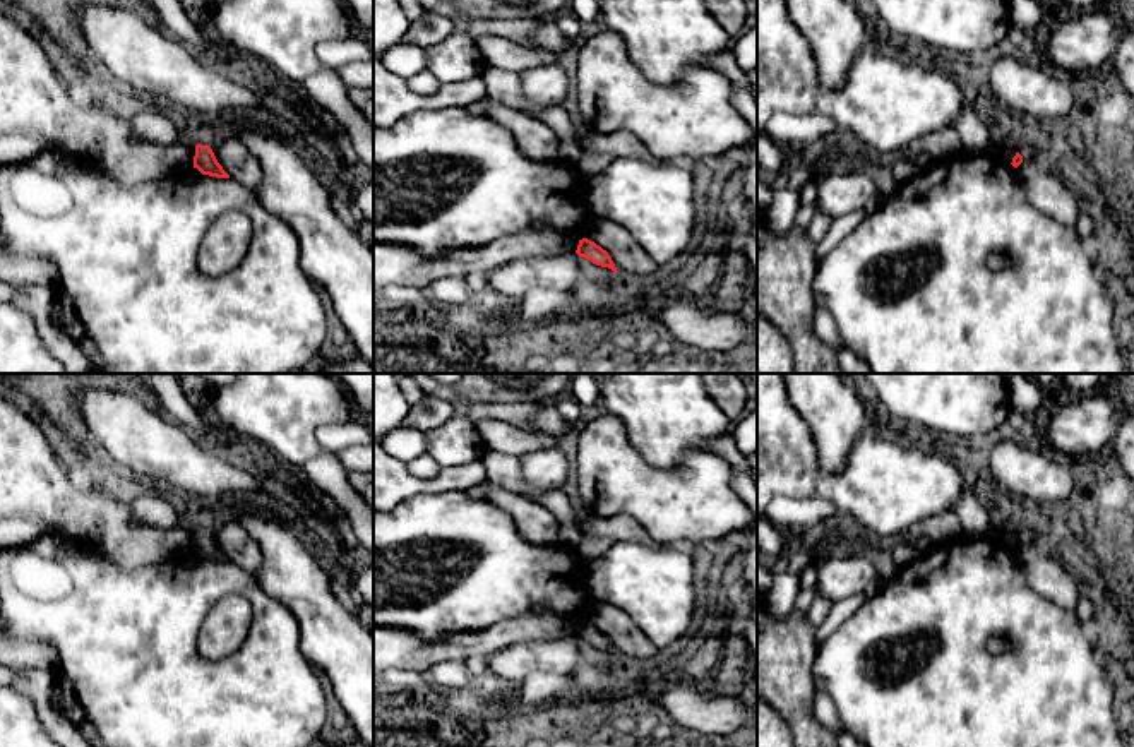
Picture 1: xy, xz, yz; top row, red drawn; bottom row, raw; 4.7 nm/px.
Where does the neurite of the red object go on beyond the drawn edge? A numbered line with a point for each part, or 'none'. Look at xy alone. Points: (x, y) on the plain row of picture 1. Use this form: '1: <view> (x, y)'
none

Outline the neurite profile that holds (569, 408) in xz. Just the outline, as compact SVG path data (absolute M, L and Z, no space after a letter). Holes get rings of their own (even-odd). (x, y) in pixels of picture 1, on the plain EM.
M560 396L558 399L552 401L555 408L562 413L562 416L569 421L579 420L581 404L572 397Z

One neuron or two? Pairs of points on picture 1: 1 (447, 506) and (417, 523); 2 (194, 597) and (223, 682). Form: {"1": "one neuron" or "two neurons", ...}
{"1": "one neuron", "2": "one neuron"}

